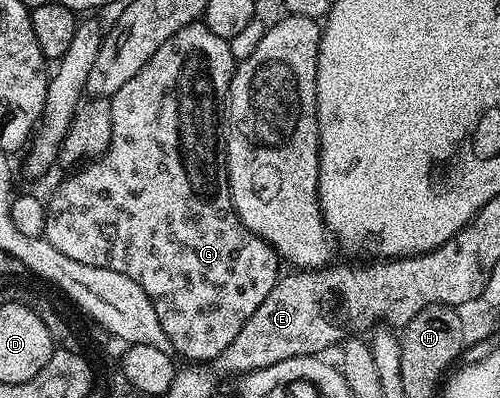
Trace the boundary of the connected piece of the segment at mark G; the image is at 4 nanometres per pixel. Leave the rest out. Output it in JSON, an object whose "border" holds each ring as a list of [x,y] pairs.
{"border":[[[198,21],[179,29],[175,37],[163,41],[159,49],[155,49],[155,57],[123,85],[110,99],[111,105],[111,141],[109,148],[94,159],[92,163],[84,164],[80,169],[74,170],[57,188],[53,191],[53,196],[45,203],[45,233],[43,238],[59,253],[64,253],[67,257],[75,261],[83,261],[83,265],[95,265],[103,269],[115,269],[115,273],[127,273],[140,285],[151,297],[151,305],[155,305],[155,313],[159,313],[159,321],[167,333],[167,337],[174,341],[179,341],[185,347],[205,347],[209,339],[213,339],[213,355],[223,353],[231,341],[235,341],[235,333],[247,325],[247,317],[263,305],[263,300],[267,298],[267,293],[276,285],[279,276],[283,271],[283,263],[277,254],[277,250],[267,241],[263,241],[251,229],[243,225],[243,221],[237,216],[237,210],[231,197],[229,188],[229,170],[225,164],[225,144],[223,142],[223,123],[217,120],[217,114],[222,114],[223,104],[229,98],[229,82],[233,76],[235,58],[230,40],[223,37],[215,37],[211,29],[207,29],[204,22]]]}

